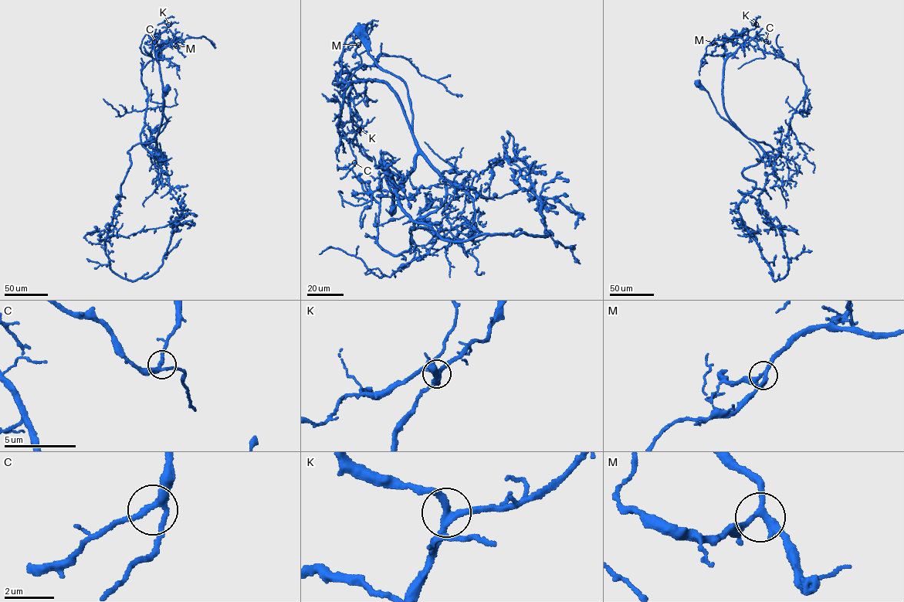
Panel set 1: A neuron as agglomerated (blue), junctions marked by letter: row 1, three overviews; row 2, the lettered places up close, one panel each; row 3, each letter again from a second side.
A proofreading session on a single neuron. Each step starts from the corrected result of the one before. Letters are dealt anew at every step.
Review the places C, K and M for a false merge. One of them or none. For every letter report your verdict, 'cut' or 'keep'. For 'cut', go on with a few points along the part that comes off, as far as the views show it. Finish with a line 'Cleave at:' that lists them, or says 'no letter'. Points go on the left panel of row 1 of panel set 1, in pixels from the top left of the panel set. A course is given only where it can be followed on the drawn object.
C: keep
K: keep
M: keep
Cleave at: no letter

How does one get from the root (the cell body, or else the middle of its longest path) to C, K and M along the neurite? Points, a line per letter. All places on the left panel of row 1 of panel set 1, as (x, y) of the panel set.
C: (166, 89), (162, 107), (167, 120), (158, 134), (164, 99), (160, 65), (153, 42), (157, 37), (154, 42)
K: (166, 89), (162, 107), (167, 120), (158, 134), (164, 99), (160, 65), (153, 42), (168, 25)
M: (166, 89), (162, 107), (167, 120), (158, 134), (164, 99), (157, 53), (174, 42), (176, 45)

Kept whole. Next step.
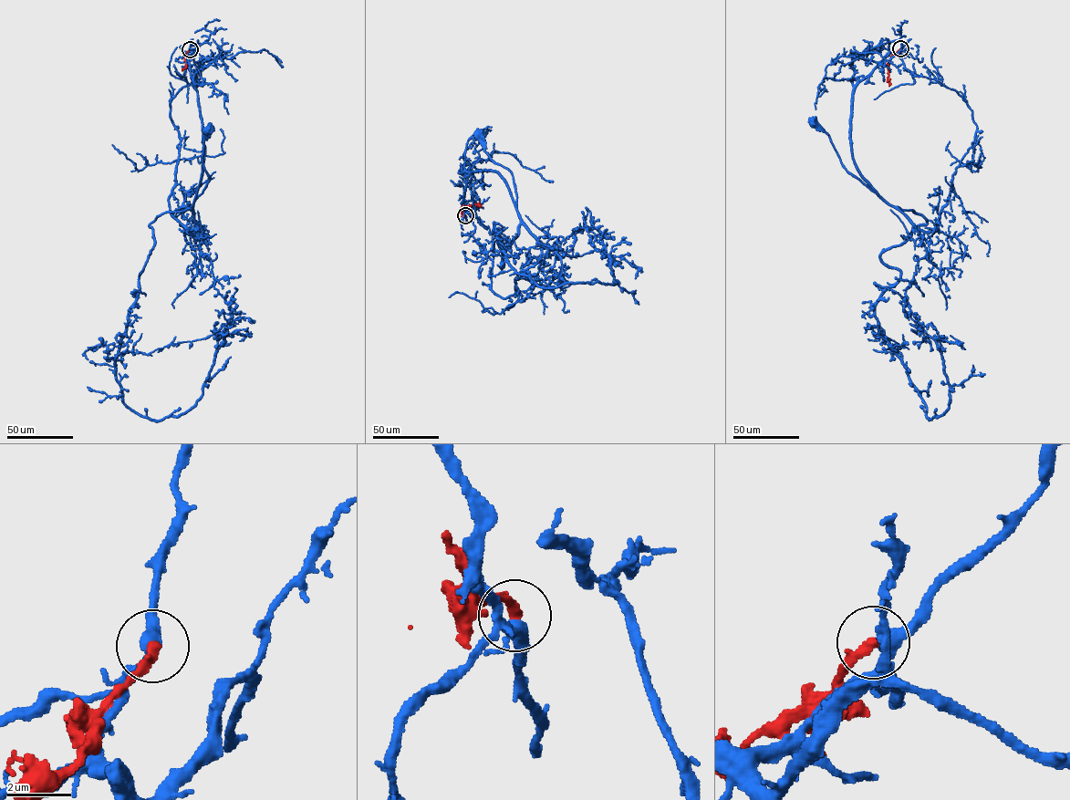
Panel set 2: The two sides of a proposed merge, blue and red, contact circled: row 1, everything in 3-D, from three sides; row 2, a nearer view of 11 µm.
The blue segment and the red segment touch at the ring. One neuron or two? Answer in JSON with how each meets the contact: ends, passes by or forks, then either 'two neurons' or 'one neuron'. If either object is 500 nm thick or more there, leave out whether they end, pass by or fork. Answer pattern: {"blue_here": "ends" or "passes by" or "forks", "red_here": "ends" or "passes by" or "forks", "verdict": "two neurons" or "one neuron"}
{"blue_here": "passes by", "red_here": "ends", "verdict": "two neurons"}

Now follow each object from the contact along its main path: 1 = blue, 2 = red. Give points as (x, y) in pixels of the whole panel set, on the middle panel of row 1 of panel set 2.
1: (465, 215), (462, 204), (472, 172), (499, 173), (515, 205), (512, 171), (492, 160), (479, 133)
2: (465, 215), (461, 209), (469, 205), (478, 205), (479, 202)

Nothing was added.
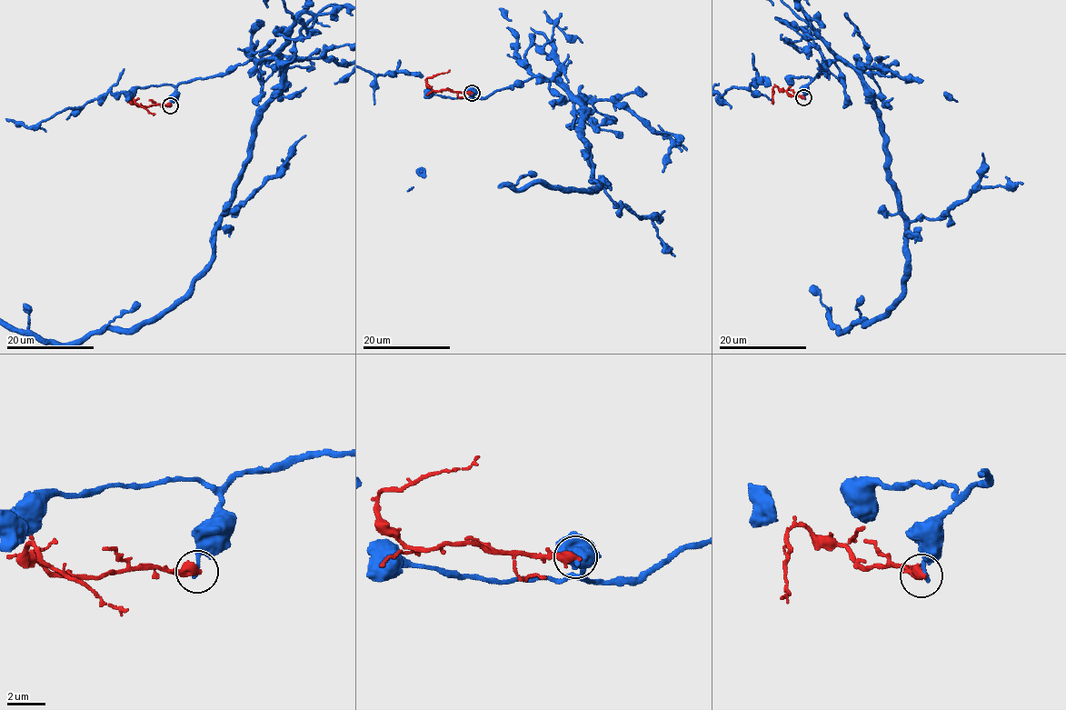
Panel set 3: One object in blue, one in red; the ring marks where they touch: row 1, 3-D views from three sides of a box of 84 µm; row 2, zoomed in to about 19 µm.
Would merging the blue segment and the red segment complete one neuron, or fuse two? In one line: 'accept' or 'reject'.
reject

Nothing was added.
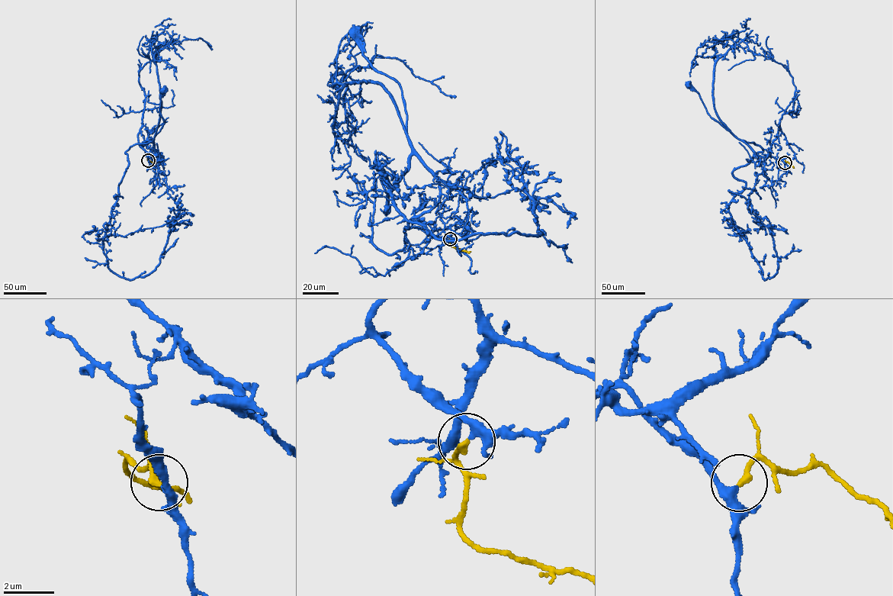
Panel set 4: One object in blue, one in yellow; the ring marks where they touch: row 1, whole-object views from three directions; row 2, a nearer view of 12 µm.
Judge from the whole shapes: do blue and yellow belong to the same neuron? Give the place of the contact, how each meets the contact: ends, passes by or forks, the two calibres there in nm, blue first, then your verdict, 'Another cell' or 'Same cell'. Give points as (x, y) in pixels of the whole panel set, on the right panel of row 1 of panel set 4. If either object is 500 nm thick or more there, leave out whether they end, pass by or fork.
Place: (785, 162). At the ring blue passes by. At the ring yellow ends. Thickness 280 nm (blue) against 280 nm. Same cell

